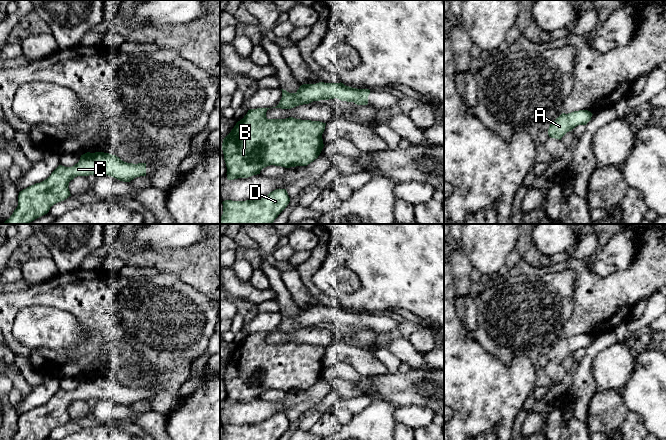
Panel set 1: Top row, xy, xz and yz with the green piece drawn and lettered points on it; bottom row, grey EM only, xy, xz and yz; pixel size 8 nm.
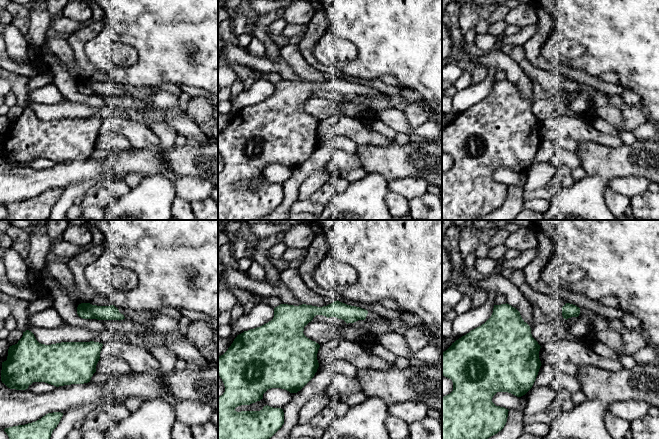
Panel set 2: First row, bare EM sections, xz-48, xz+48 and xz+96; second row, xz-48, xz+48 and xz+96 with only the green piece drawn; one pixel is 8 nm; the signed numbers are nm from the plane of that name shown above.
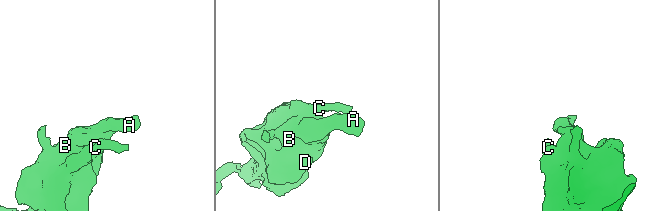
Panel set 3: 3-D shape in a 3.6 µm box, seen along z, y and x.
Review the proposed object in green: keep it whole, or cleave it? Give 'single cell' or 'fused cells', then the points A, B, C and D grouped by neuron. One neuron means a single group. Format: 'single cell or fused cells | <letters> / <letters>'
single cell | A B C D

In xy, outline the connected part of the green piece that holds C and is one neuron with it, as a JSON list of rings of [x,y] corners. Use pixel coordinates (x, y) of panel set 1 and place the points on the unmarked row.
[[[87,376],[72,391],[59,389],[40,407],[23,413],[18,419],[18,430],[11,440],[43,440],[50,432],[71,420],[69,406],[77,400],[104,398],[123,406],[146,400],[146,387],[127,387],[116,379]]]

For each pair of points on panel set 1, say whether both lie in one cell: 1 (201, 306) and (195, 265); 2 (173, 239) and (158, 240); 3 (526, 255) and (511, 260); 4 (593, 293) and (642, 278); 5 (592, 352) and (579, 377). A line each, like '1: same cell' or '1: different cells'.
1: different cells
2: same cell
3: different cells
4: same cell
5: same cell

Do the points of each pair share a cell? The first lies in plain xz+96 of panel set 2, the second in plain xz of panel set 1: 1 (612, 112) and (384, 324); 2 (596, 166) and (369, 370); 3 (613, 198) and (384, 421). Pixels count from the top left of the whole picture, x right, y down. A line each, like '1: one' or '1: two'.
1: two
2: two
3: two

